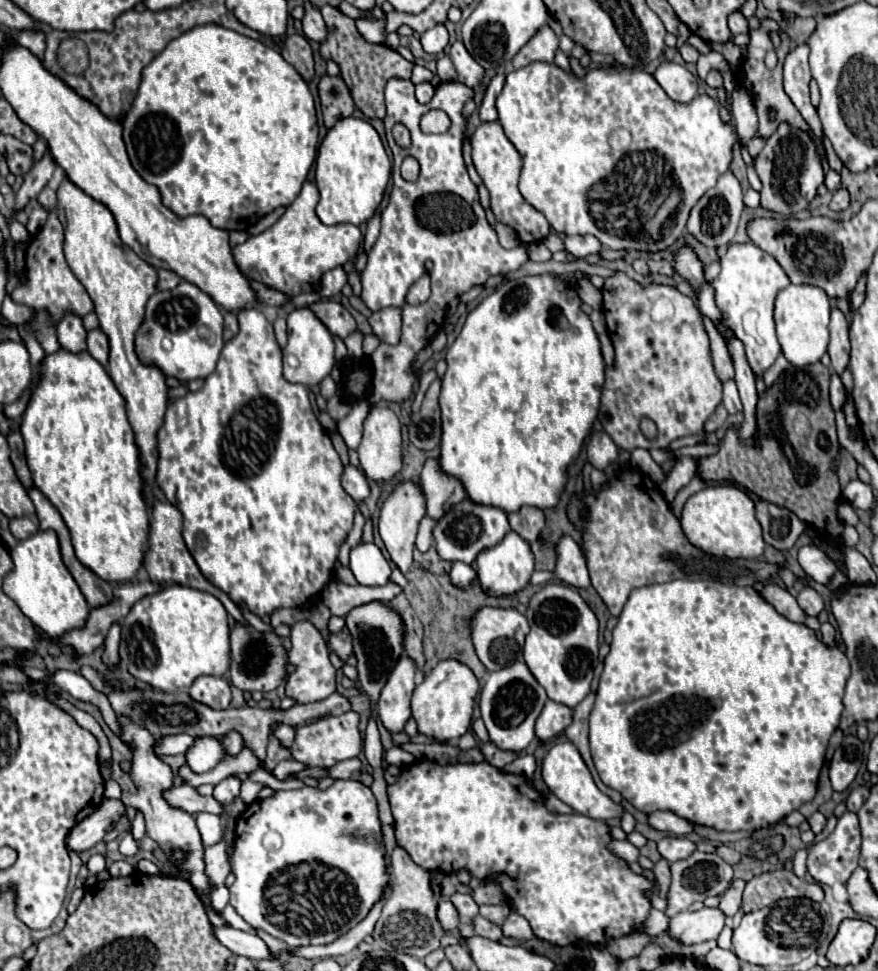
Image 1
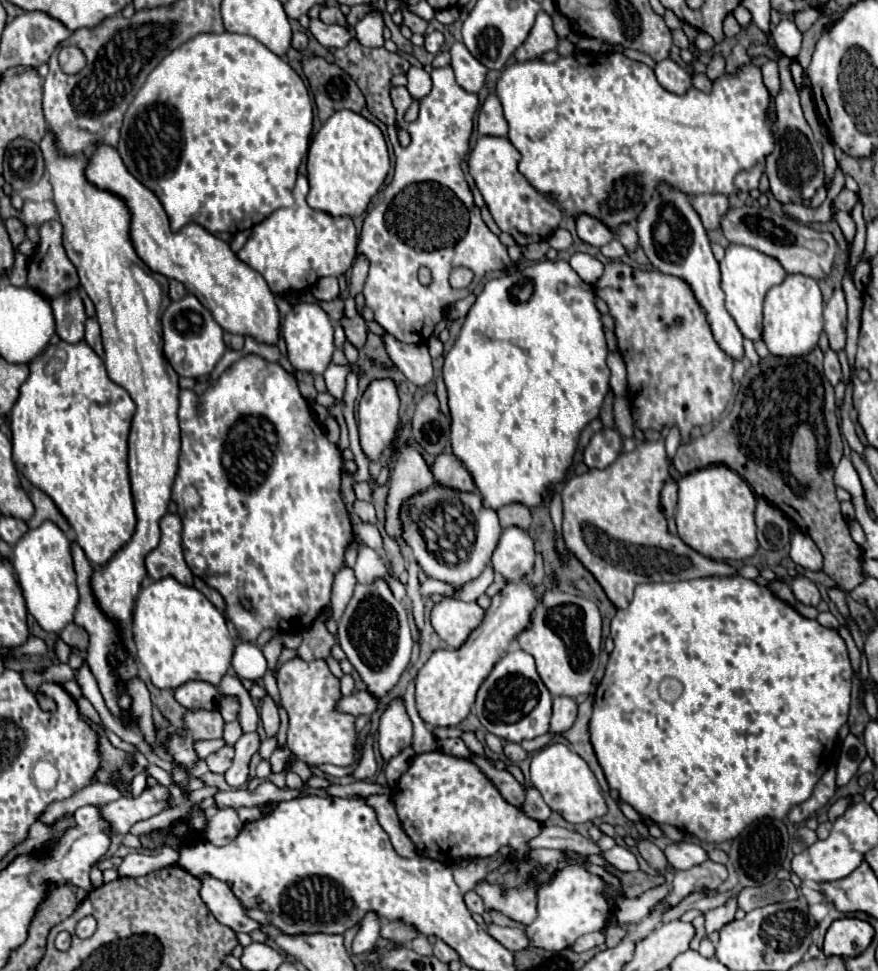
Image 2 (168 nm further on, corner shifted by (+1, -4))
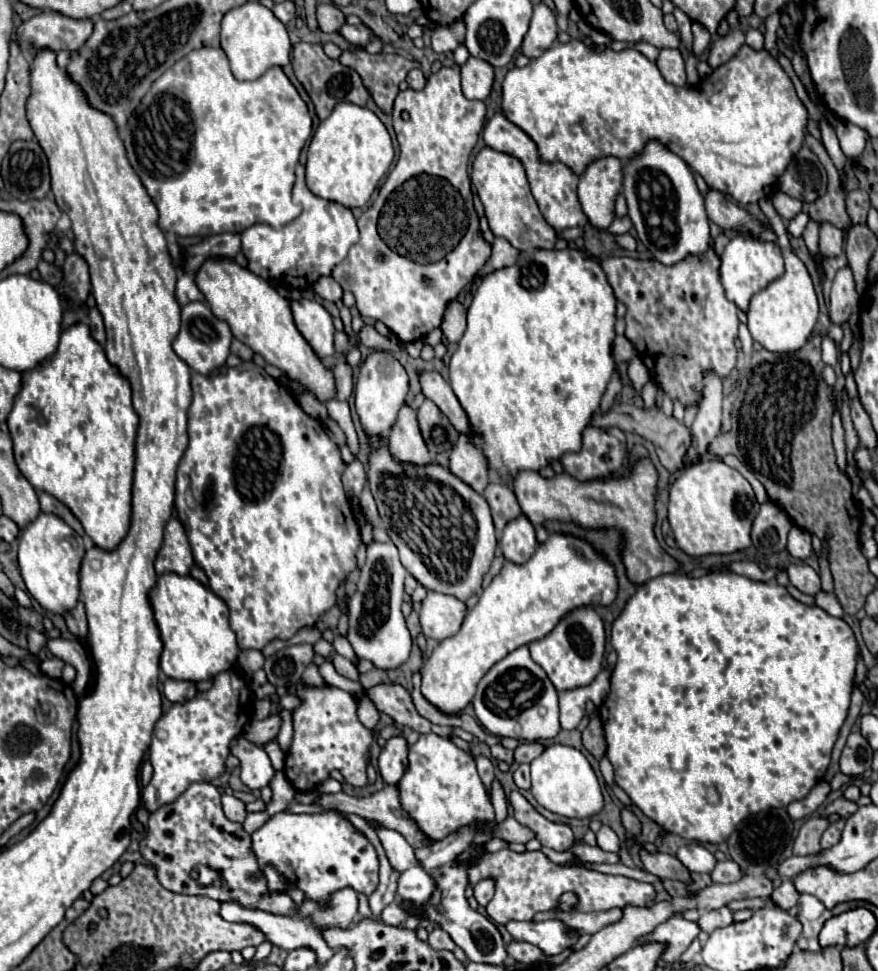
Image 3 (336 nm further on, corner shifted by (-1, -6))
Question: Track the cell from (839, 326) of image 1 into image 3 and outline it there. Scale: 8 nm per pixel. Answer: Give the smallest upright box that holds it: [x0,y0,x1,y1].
[829,268,859,324]

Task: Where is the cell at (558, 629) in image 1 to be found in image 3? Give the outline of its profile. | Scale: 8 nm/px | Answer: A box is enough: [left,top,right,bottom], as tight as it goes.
[529,606,605,690]

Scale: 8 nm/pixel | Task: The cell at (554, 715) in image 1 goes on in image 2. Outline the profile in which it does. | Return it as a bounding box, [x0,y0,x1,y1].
[551,696,577,732]

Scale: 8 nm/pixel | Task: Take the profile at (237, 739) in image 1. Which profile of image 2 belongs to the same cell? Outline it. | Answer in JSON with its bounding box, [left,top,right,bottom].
[133,576,233,688]

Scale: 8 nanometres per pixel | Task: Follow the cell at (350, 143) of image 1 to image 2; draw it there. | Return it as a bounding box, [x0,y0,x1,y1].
[307,110,389,216]

